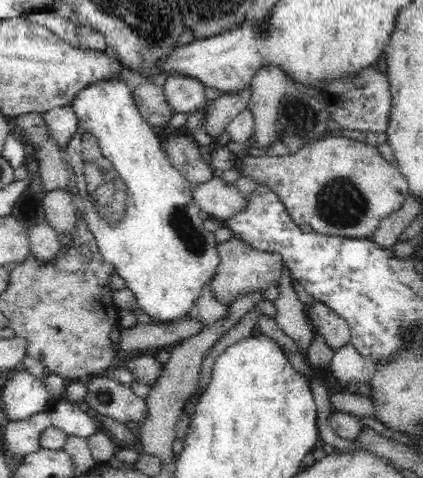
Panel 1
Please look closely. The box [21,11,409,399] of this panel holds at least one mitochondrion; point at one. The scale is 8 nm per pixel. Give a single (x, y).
(339, 203)

